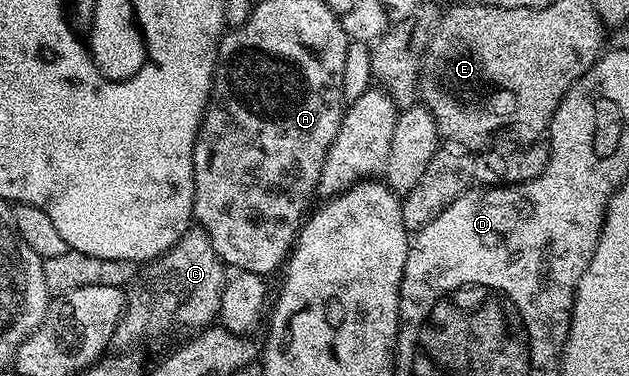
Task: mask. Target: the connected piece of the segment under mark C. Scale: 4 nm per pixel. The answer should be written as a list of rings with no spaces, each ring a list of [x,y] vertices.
[[[200,227],[187,229],[186,234],[178,240],[167,253],[161,253],[153,261],[147,261],[135,272],[134,280],[125,290],[126,308],[110,340],[111,346],[118,351],[138,347],[141,341],[149,337],[166,337],[177,329],[201,331],[215,324],[222,298],[222,288],[228,280],[227,266],[216,255],[206,232]]]

